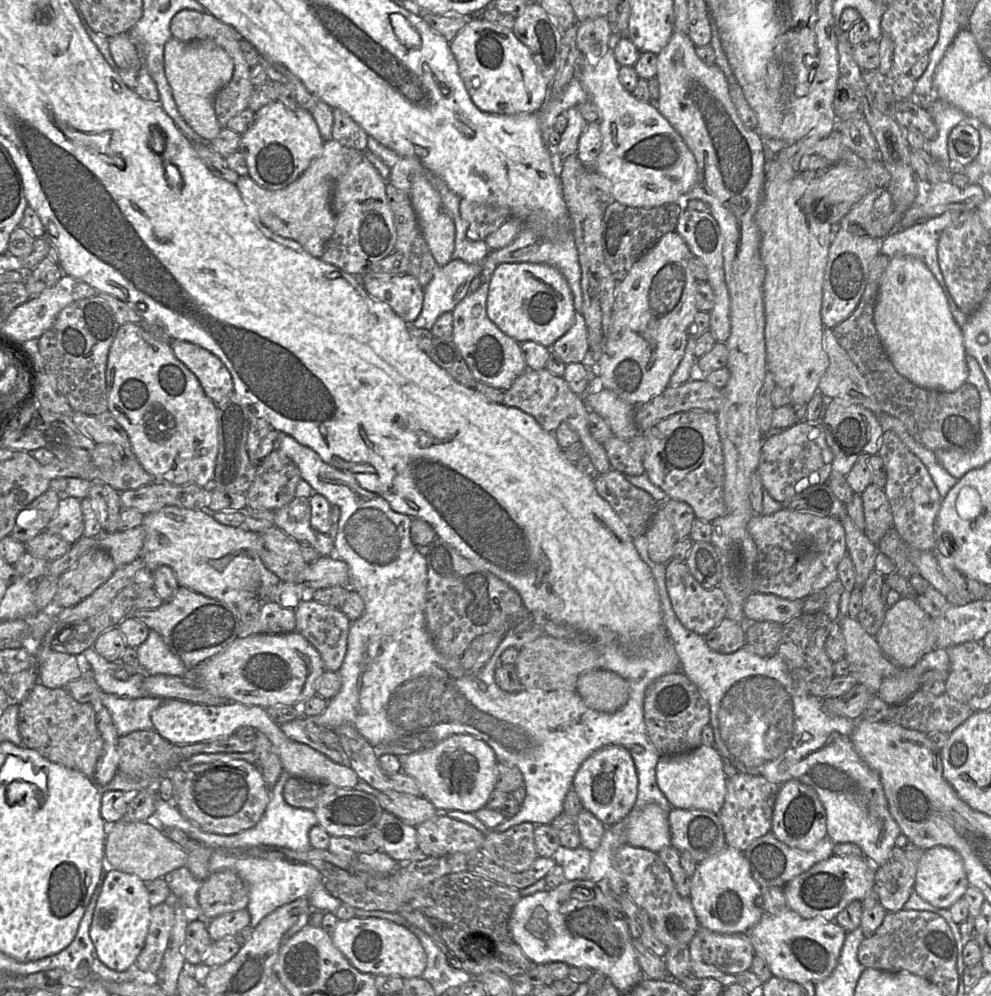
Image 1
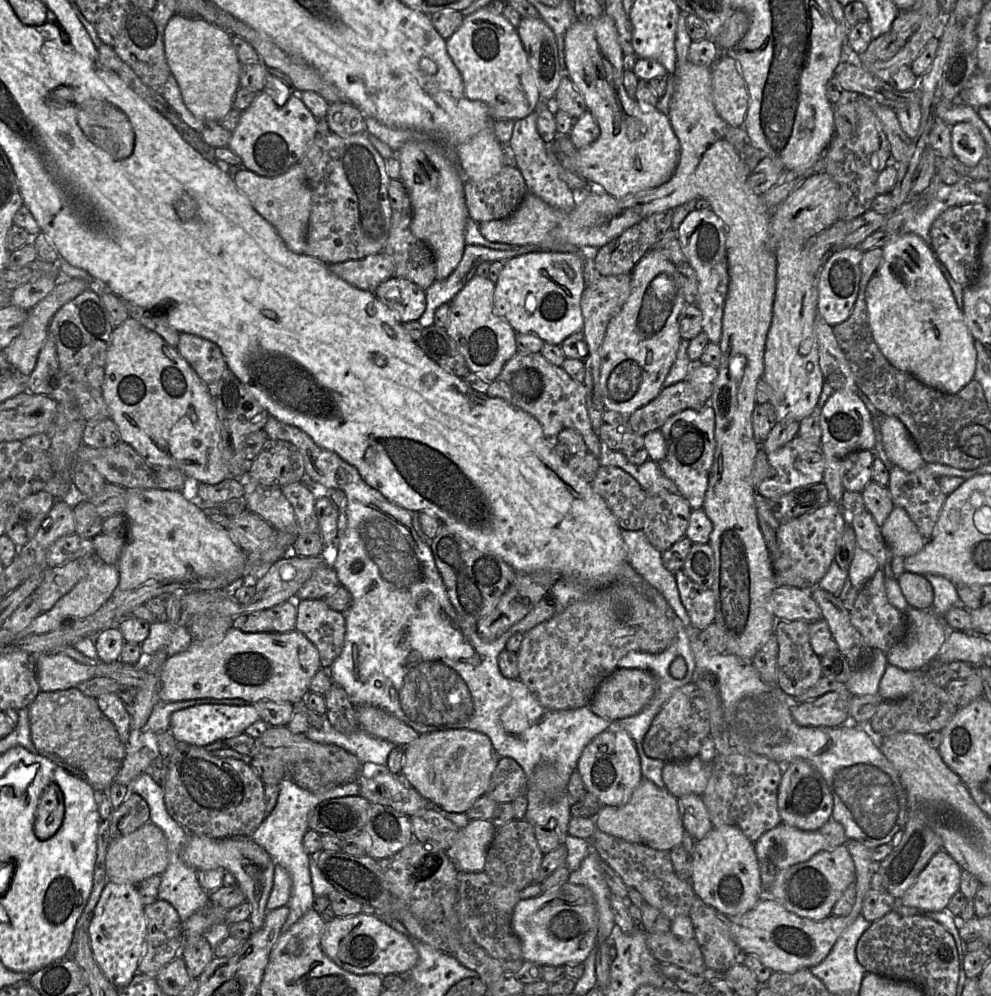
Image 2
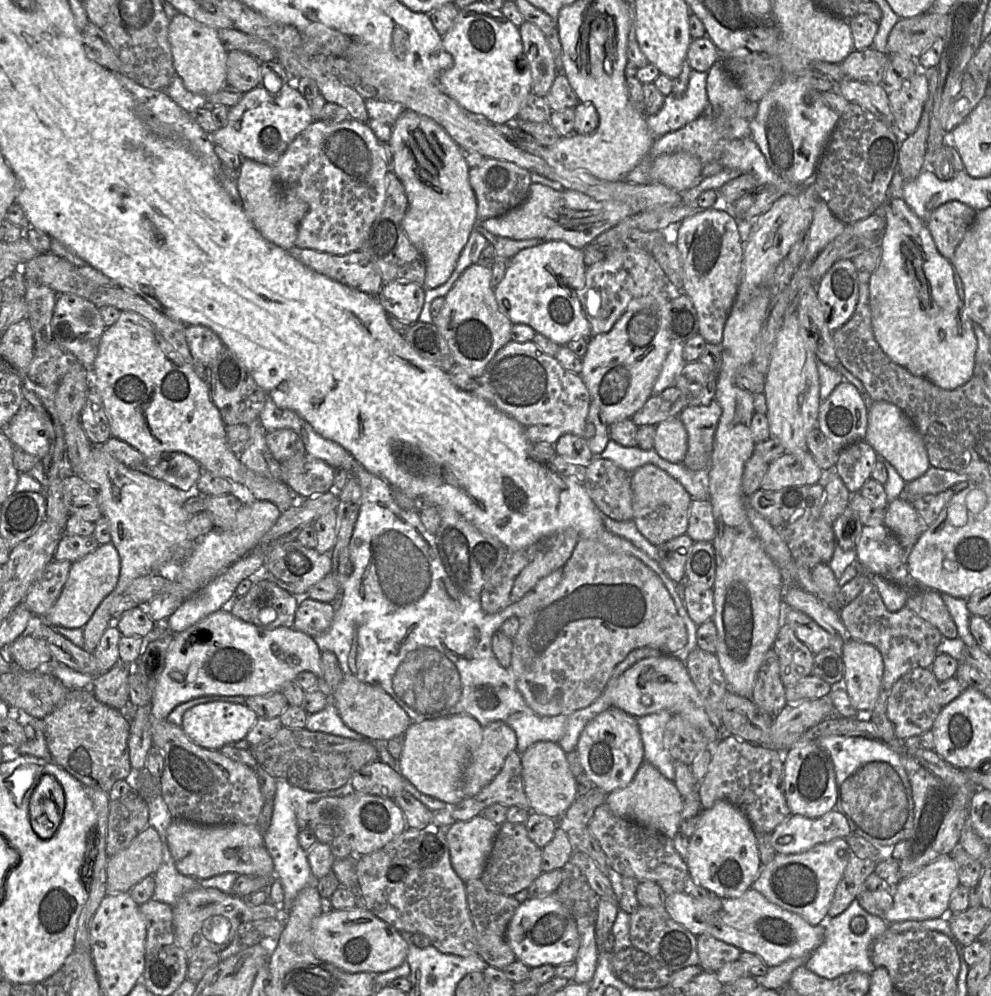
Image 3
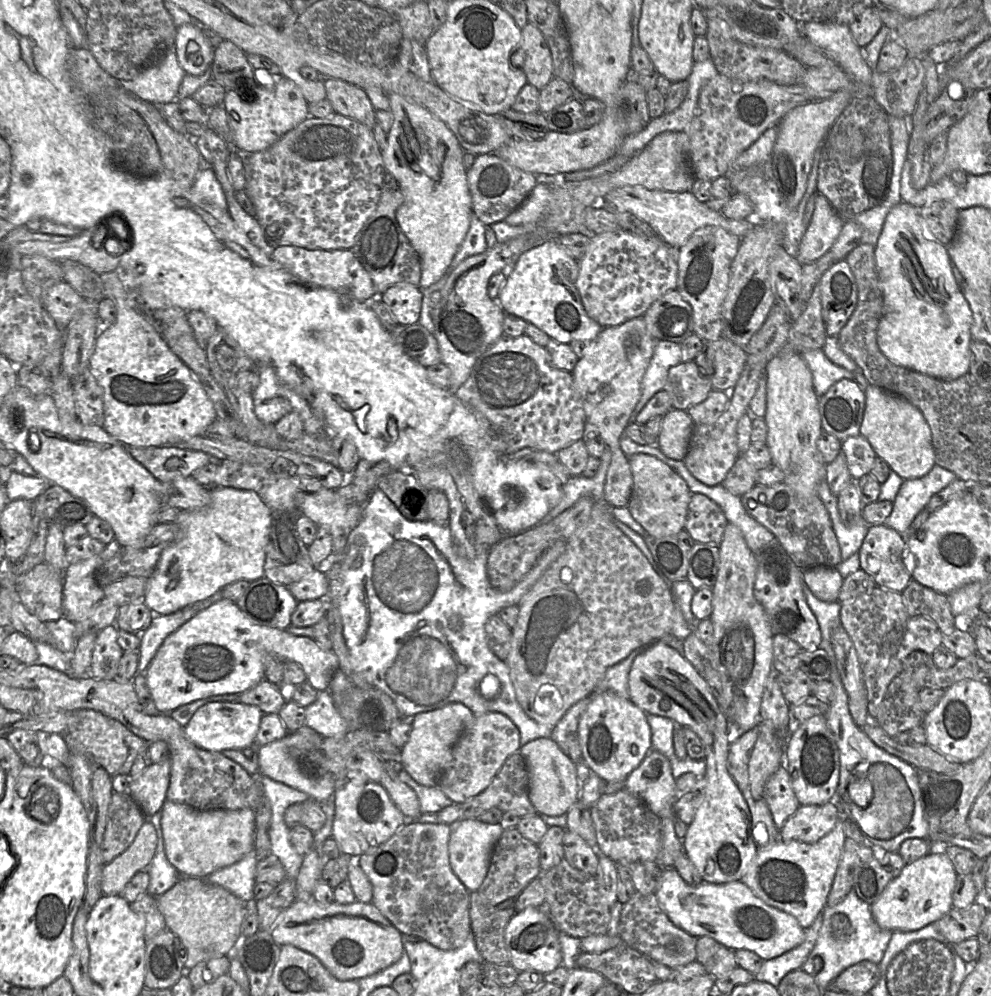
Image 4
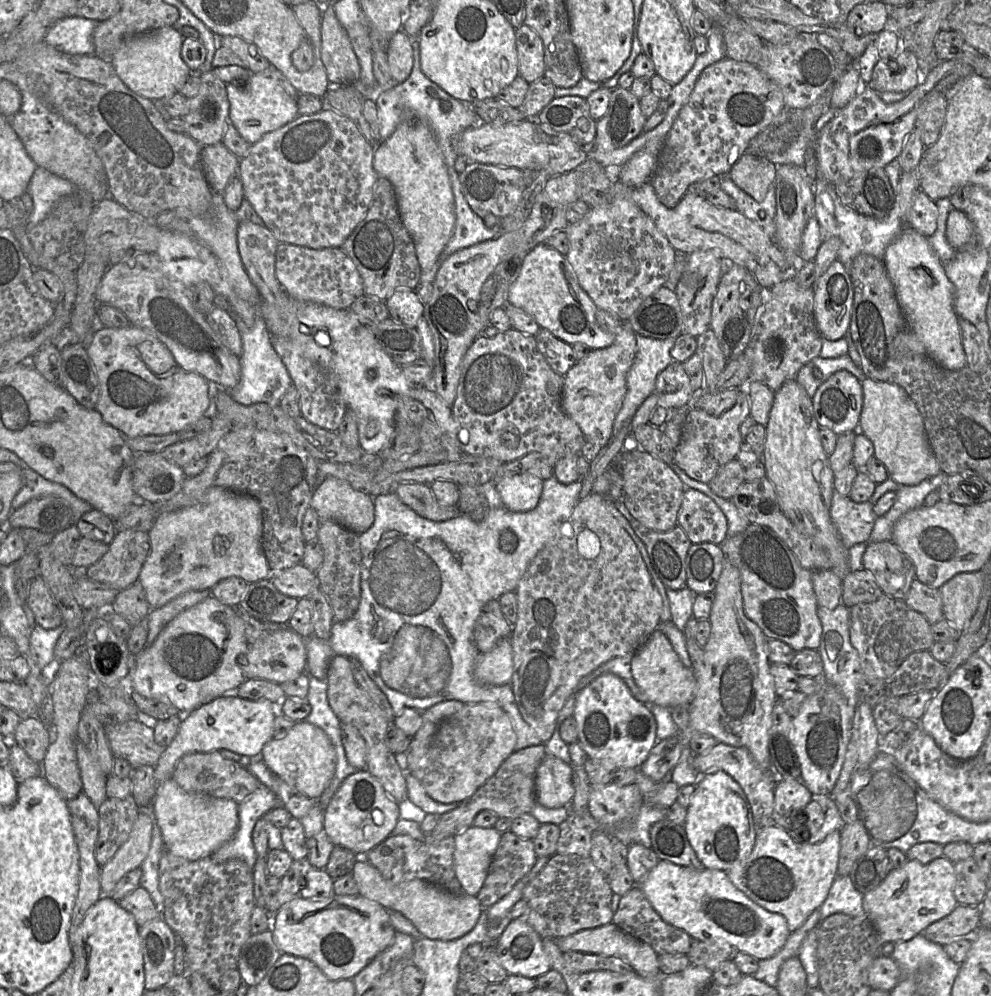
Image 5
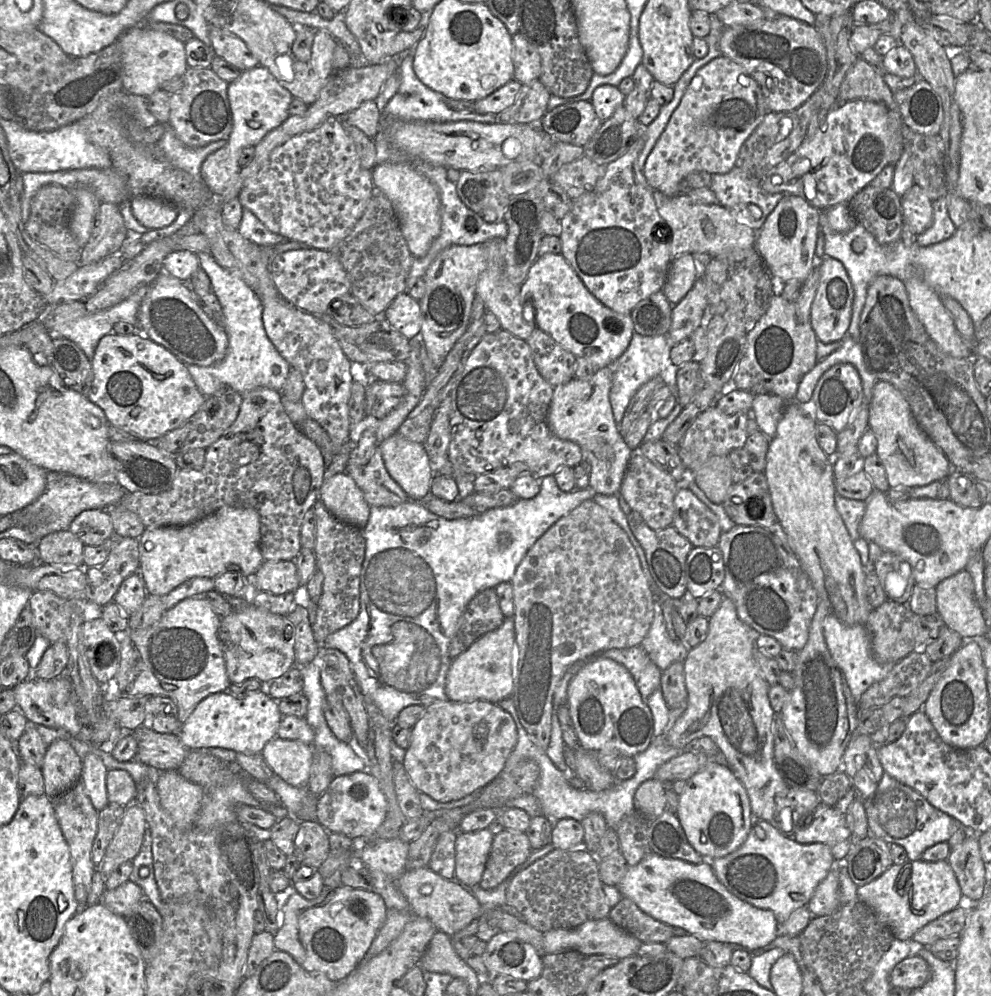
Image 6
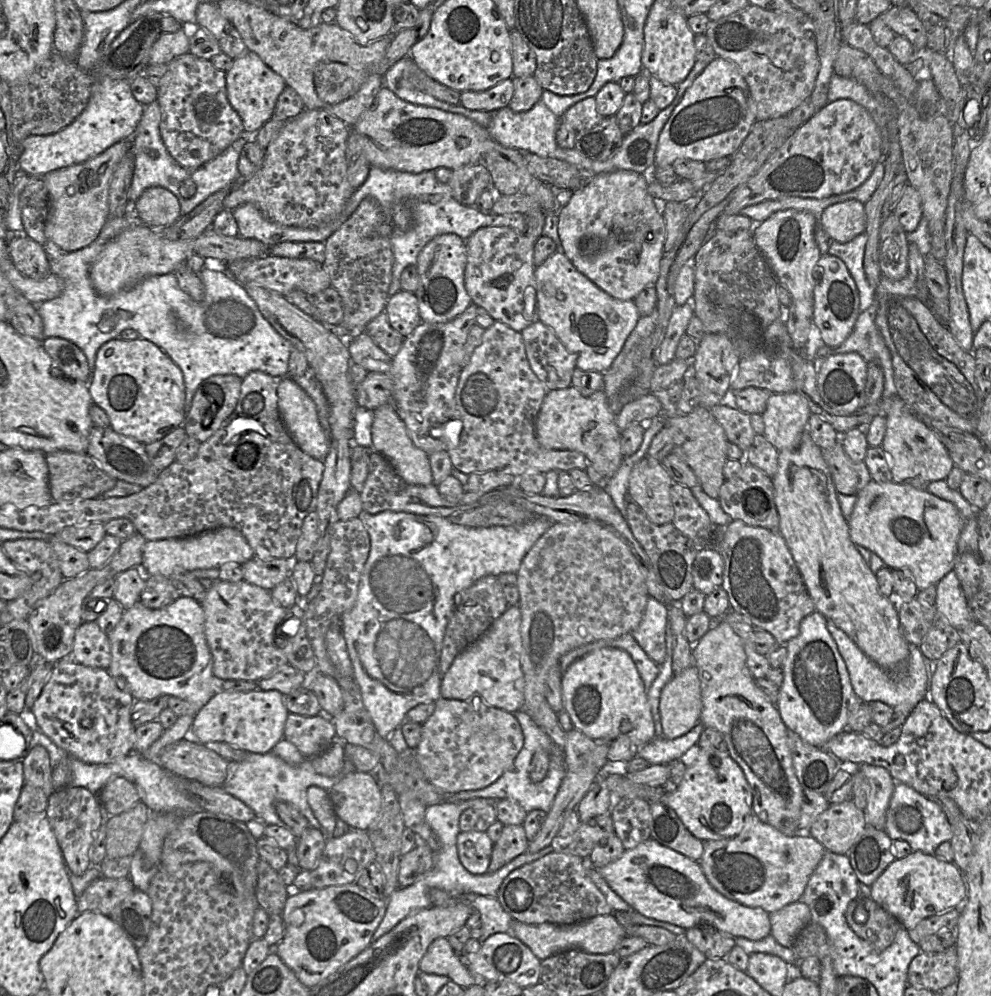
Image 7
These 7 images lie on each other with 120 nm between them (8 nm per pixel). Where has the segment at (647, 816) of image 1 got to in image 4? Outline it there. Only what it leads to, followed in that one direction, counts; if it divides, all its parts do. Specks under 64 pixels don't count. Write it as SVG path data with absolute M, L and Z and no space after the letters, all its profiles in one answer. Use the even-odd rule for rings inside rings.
M650 750L640 765L625 779L624 789L640 797L659 818L674 817L673 806L679 793L669 759L656 750Z

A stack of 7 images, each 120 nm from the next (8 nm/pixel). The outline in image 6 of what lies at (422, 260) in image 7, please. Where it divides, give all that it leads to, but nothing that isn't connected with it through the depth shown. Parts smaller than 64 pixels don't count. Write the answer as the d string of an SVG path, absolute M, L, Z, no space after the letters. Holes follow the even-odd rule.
M485 244L452 245L438 254L424 275L426 291L419 301L422 314L421 334L427 355L437 370L471 323L477 281L486 265Z

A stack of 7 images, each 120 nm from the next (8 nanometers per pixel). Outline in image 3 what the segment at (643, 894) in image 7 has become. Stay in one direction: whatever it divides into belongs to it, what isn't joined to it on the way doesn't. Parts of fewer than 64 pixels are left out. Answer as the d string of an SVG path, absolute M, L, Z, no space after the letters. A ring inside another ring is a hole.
M748 889L737 898L721 898L712 893L697 899L684 892L665 898L670 917L692 934L709 934L741 951L759 956L768 967L777 966L792 958L810 956L823 942L825 927L812 926L800 915L767 900L761 893Z

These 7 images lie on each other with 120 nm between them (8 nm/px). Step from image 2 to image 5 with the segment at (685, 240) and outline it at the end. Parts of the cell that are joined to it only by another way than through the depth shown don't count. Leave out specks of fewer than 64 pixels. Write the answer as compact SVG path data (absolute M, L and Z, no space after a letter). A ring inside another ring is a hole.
M696 251L686 255L686 267L675 289L683 323L682 334L698 337L711 329L712 303L723 276L722 258L712 251Z

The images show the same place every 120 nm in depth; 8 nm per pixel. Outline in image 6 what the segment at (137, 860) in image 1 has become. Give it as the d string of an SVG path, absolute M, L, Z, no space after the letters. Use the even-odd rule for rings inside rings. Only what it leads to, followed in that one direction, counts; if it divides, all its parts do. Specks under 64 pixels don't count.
M132 803L126 807L121 823L97 868L107 877L123 862L133 860L142 847L148 825L143 808Z

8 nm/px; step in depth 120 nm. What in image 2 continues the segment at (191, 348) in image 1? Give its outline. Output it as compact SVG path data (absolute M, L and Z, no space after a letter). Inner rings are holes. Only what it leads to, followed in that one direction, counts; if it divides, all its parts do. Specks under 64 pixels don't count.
M180 333L176 349L207 385L217 382L229 369L220 347L208 339Z

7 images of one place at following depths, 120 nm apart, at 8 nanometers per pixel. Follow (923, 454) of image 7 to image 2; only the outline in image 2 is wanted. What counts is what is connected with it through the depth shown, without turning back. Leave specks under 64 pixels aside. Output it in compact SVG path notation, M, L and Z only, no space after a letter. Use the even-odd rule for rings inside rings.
M881 415L880 430L885 453L892 464L908 472L925 467L926 462L898 418Z

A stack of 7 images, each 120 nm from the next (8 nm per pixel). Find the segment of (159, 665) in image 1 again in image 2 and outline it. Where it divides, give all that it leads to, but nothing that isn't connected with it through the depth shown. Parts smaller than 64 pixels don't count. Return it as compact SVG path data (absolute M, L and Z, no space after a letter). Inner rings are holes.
M164 618L151 623L148 637L140 644L144 656L165 648L169 657L188 649L191 635L184 625L170 625Z

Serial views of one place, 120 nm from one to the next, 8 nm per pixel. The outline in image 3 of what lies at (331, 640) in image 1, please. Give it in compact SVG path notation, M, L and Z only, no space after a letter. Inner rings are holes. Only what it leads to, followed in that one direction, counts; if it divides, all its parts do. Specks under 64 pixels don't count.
M300 597L293 628L311 637L320 636L331 627L335 612L336 608L333 603Z

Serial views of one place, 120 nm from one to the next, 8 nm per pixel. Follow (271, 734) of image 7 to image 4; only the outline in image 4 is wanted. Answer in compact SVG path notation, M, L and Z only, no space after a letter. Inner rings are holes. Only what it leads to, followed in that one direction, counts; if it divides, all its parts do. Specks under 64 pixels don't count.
M217 701L198 708L184 727L187 738L196 746L213 752L243 750L254 745L263 712L240 701ZM169 758L152 763L141 774L130 780L130 795L145 816L161 810L170 783L171 762Z

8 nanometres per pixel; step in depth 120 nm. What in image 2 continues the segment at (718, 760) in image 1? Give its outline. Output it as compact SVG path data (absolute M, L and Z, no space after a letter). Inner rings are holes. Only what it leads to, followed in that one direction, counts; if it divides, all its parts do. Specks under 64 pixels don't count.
M699 755L686 761L666 762L662 769L662 779L665 788L677 799L688 794L702 795L708 785L710 774L711 766L705 764Z

